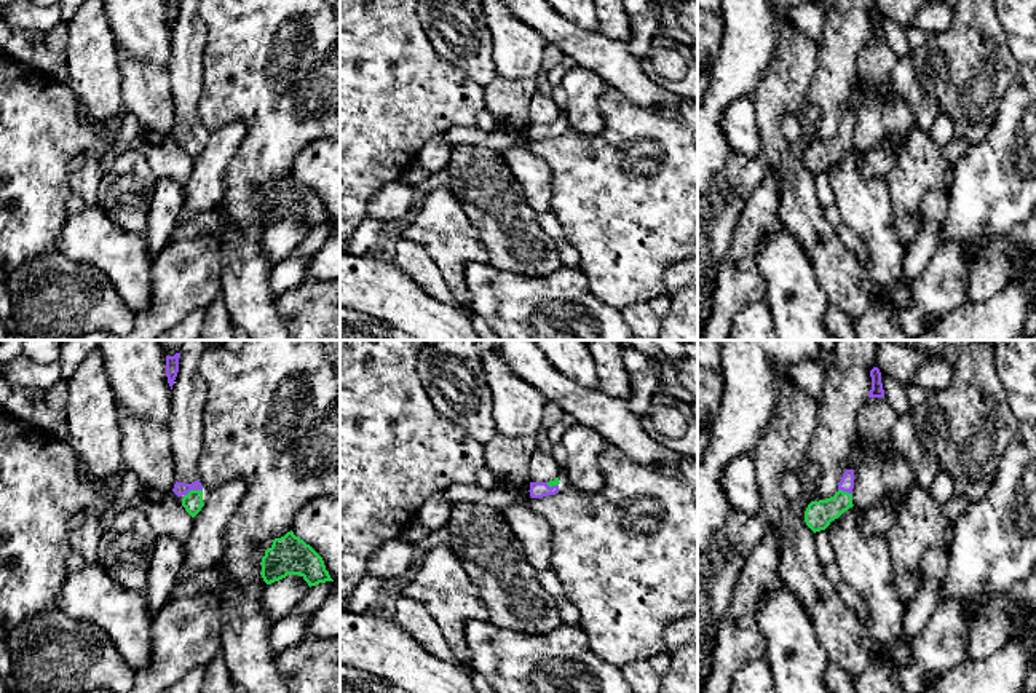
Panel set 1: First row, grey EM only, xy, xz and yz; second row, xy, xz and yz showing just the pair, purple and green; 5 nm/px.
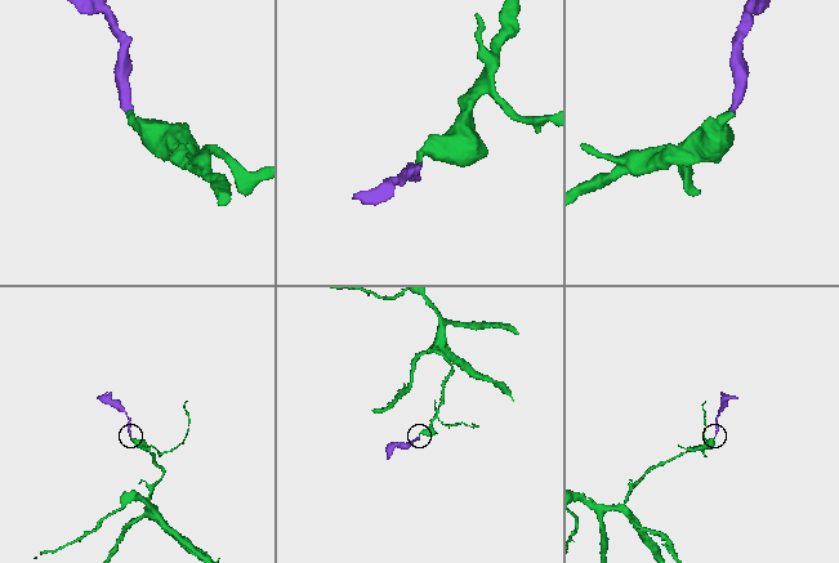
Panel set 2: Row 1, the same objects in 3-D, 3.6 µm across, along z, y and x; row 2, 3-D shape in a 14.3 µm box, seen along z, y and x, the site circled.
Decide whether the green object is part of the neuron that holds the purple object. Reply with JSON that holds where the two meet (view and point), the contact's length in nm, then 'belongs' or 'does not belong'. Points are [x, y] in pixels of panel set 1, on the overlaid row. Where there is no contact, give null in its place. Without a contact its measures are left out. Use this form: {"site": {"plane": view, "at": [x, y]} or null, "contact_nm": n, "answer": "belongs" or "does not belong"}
{"site": {"plane": "xy", "at": [193, 489]}, "contact_nm": 90, "answer": "belongs"}

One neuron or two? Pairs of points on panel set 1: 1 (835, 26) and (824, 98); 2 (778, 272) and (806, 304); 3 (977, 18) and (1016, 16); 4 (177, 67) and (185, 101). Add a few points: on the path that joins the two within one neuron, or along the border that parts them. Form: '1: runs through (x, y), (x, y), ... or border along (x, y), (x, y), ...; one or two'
1: runs through (835, 43), (835, 74), (832, 80); one
2: runs through (786, 280), (798, 296); one
3: border along (996, 16), (1011, 51); two
4: runs through (185, 75), (185, 93); one

